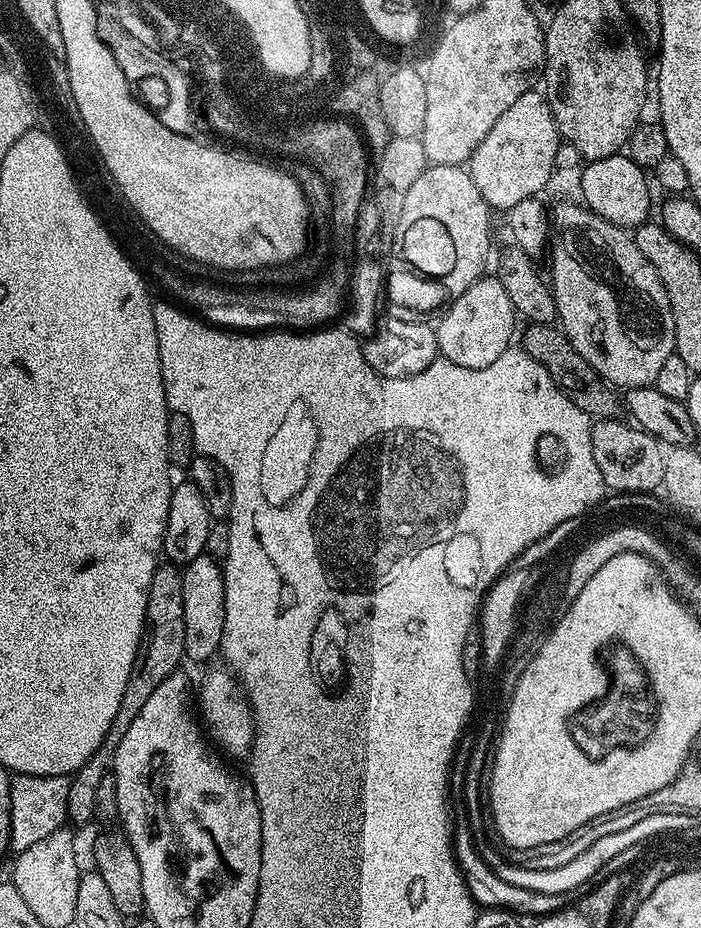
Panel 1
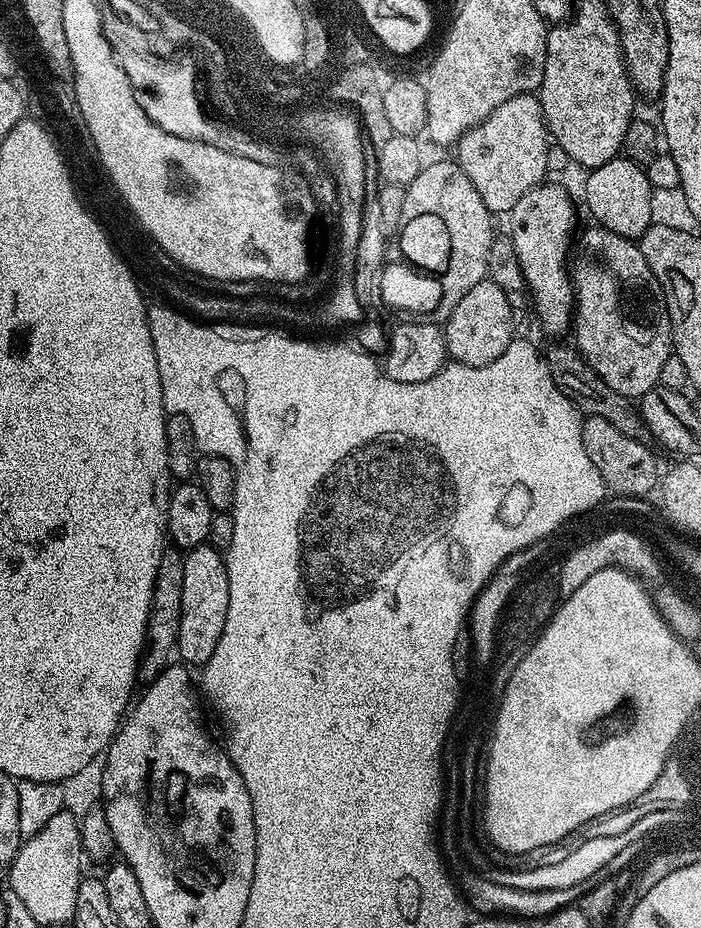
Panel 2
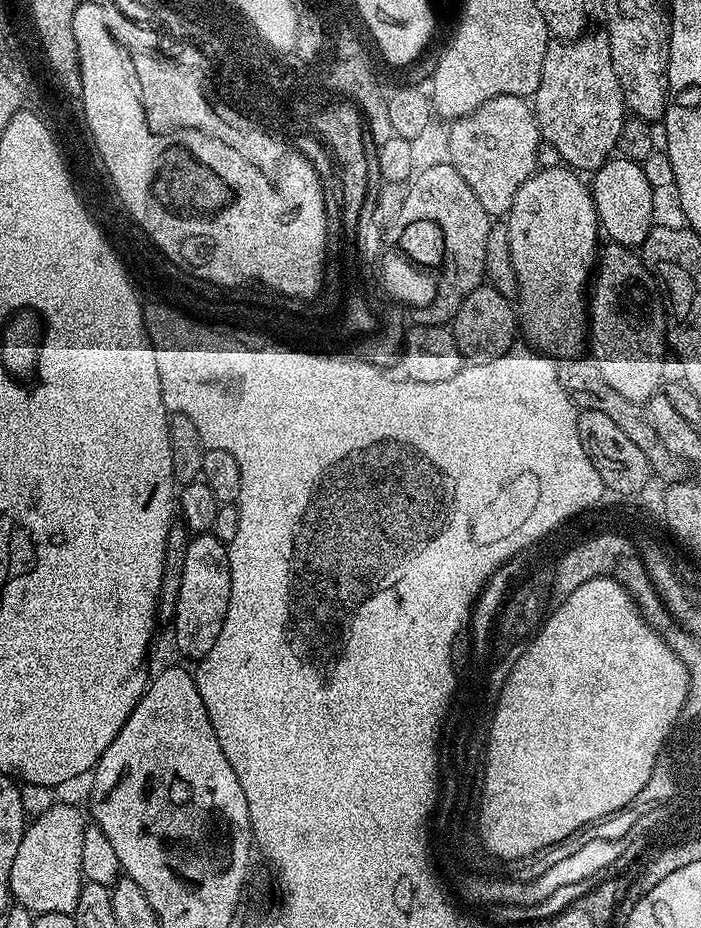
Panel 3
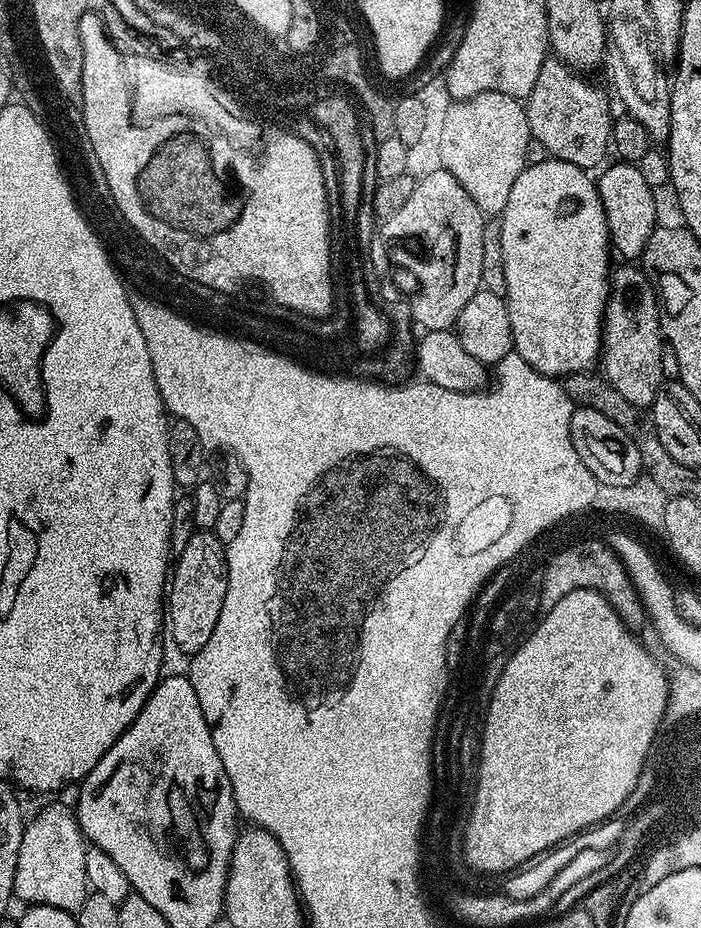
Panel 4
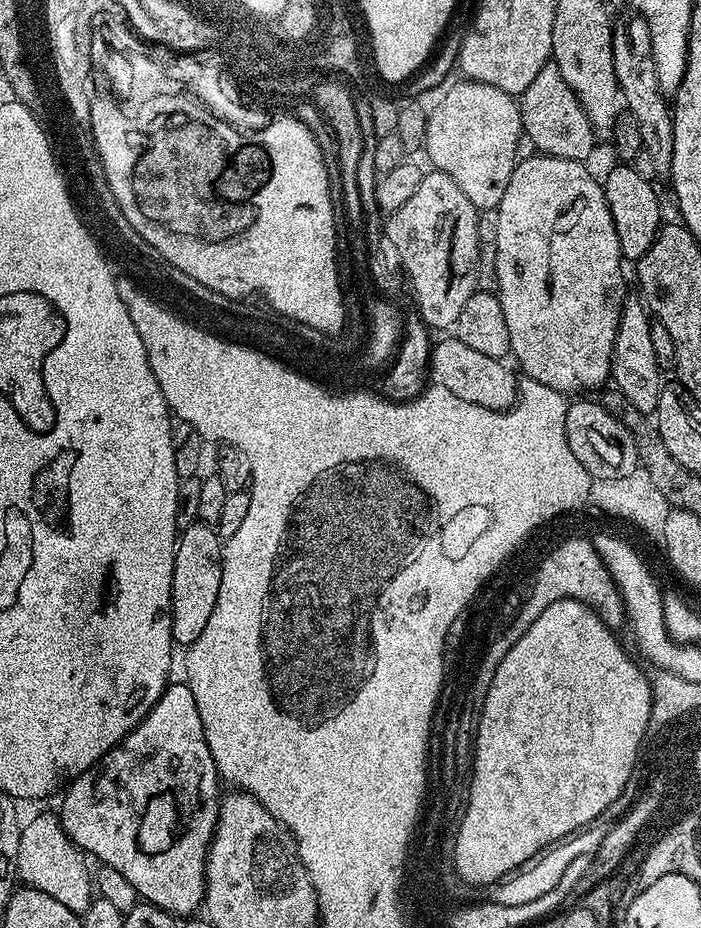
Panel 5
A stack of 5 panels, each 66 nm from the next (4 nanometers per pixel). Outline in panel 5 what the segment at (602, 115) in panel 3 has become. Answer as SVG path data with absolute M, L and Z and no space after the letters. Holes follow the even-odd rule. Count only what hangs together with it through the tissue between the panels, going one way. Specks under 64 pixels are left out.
M549 62L542 66L542 70L538 70L534 82L530 82L530 86L526 86L526 90L519 93L518 103L522 132L530 135L537 153L584 162L598 147L596 135L574 90L566 86L562 74L558 74L556 64Z

